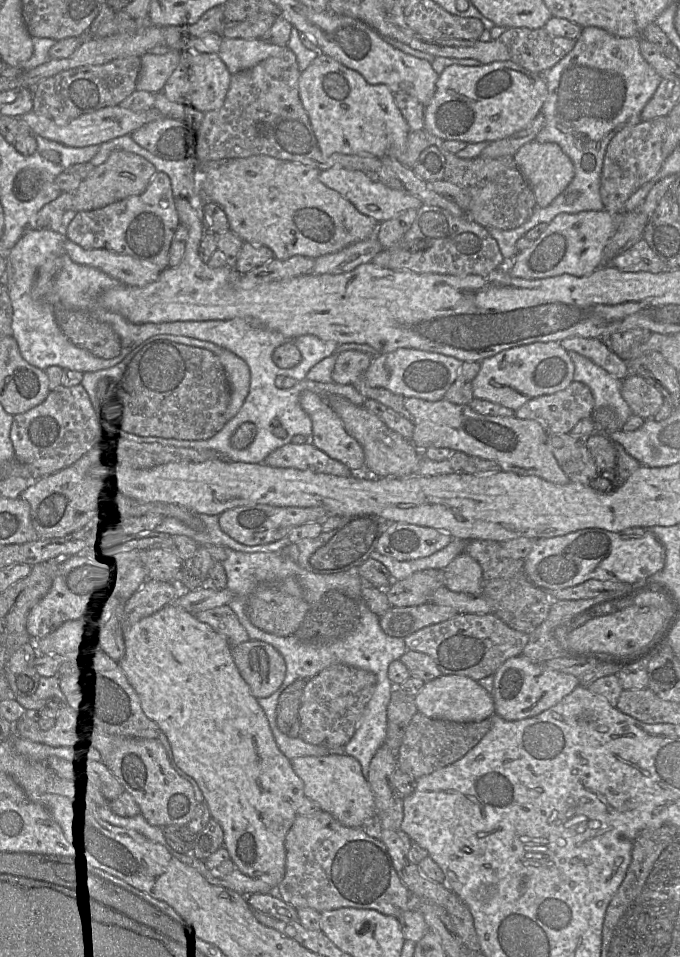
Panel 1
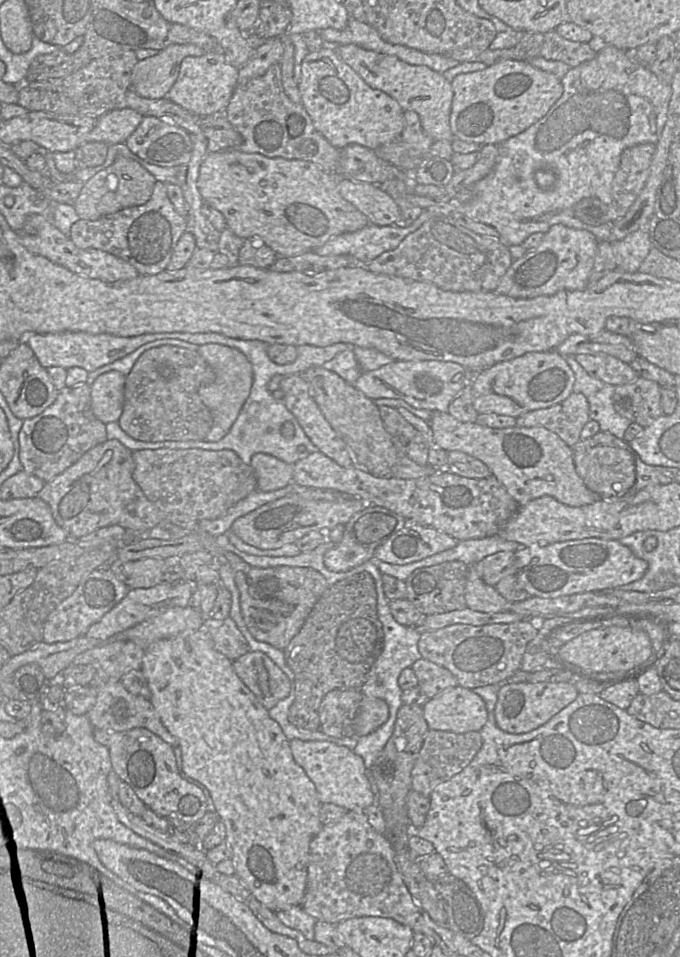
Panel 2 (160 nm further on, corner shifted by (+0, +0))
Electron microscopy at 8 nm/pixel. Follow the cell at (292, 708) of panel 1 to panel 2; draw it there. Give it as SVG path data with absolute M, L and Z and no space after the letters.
M367 572L353 575L328 587L315 604L299 633L283 650L295 675L295 700L288 720L299 729L319 730L319 707L324 696L334 690L361 690L367 674L384 644L382 624L377 614L377 592Z

